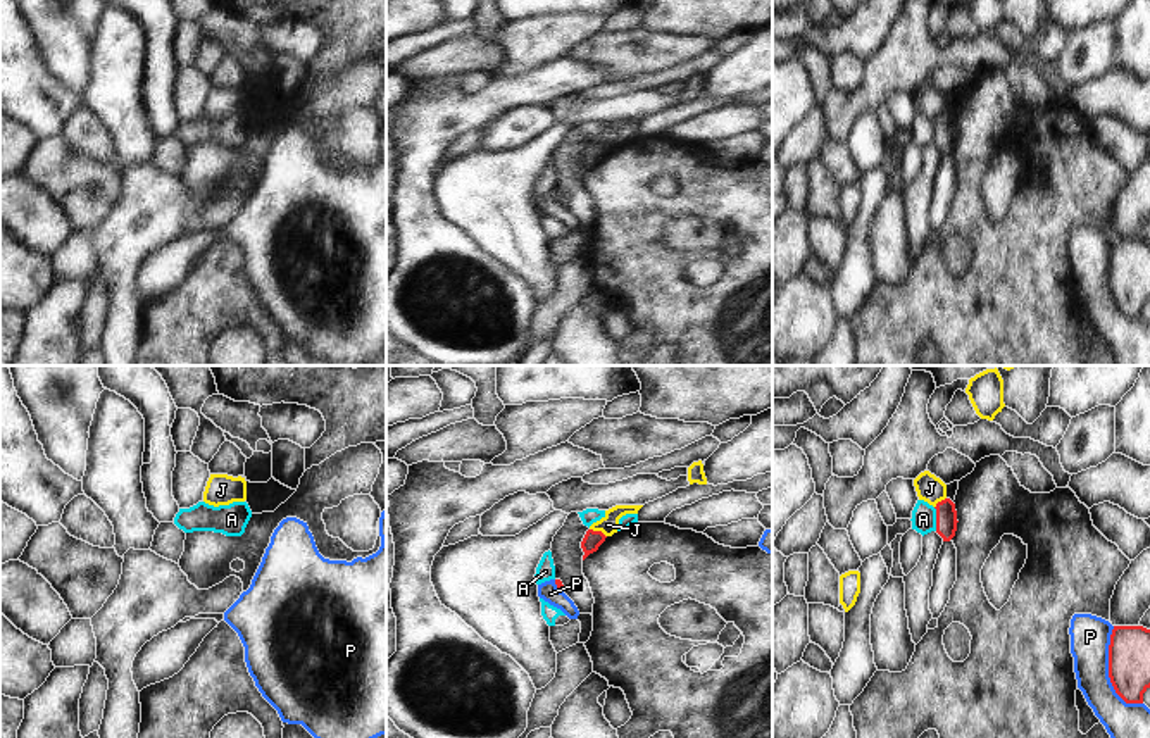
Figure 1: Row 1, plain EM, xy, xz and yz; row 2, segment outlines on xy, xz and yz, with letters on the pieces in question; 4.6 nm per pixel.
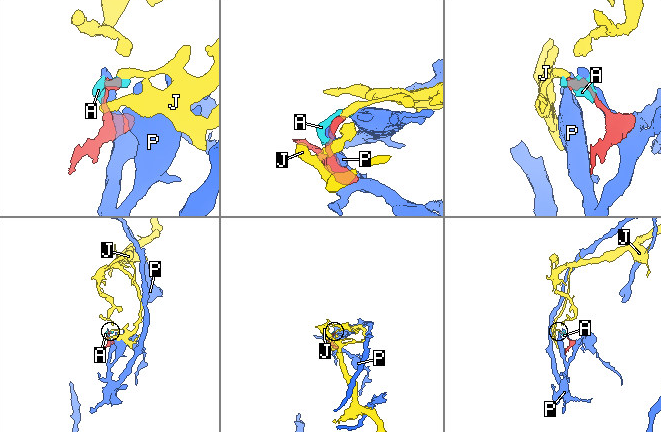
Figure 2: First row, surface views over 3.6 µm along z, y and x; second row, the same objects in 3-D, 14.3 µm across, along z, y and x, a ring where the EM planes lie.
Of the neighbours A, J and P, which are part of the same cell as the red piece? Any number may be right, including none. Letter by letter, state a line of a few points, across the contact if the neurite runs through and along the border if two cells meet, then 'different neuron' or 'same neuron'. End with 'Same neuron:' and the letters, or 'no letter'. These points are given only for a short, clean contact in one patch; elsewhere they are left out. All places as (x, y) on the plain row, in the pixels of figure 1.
A: different neuron
J: xz (590, 142), (599, 143), (606, 150) | different neuron
P: different neuron
Same neuron: no letter

